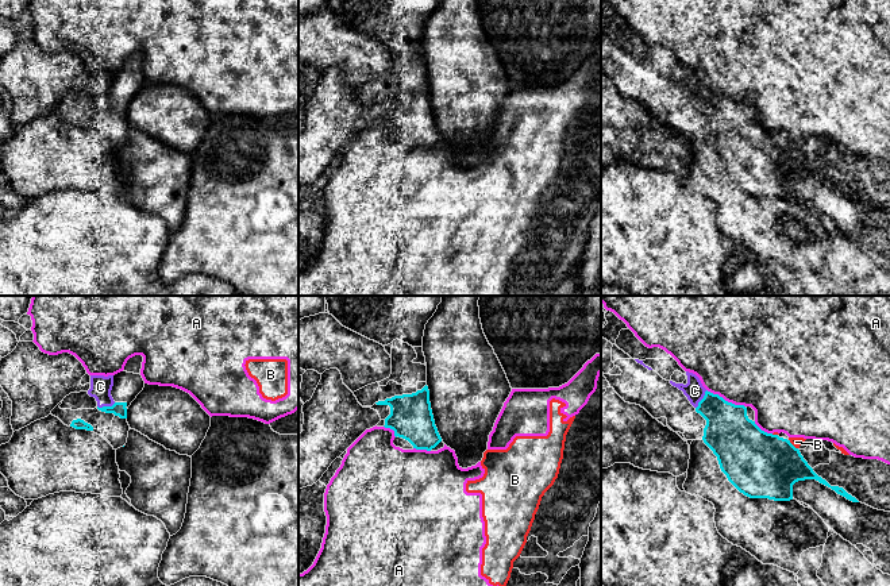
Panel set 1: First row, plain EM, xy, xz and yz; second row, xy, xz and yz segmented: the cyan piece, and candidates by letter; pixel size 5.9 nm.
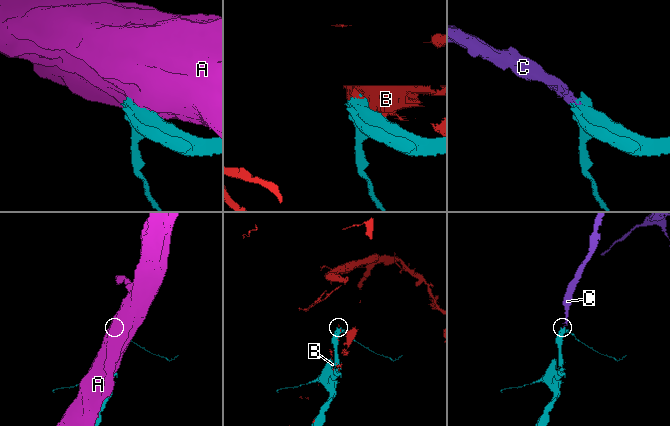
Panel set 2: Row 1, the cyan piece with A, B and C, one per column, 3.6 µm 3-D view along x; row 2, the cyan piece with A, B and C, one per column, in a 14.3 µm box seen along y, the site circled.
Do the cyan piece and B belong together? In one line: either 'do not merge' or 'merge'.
do not merge

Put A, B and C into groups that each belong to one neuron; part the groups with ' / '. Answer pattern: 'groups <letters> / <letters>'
groups A B / C

